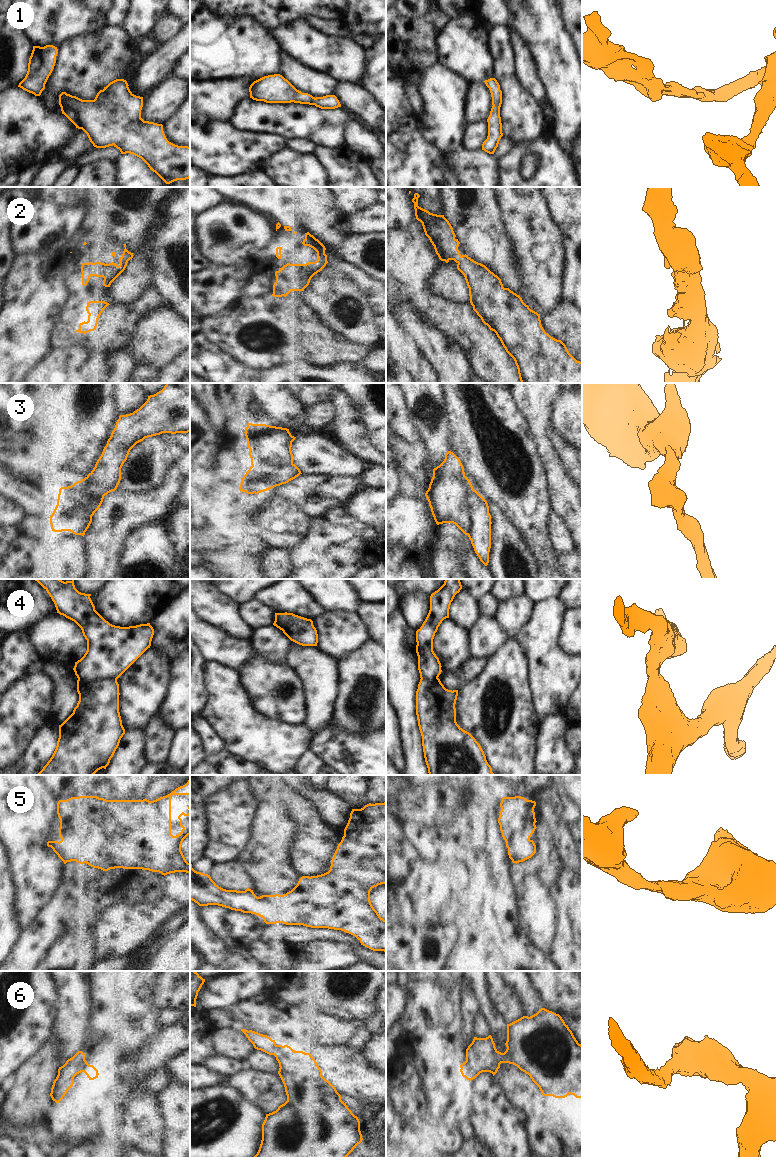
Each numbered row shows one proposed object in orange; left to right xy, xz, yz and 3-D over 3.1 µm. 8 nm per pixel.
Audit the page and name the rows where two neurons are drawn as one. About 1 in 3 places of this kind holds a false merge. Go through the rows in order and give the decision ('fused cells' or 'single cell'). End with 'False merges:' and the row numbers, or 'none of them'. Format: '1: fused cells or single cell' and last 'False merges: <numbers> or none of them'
1: single cell
2: single cell
3: fused cells
4: fused cells
5: single cell
6: single cell
False merges: 3, 4

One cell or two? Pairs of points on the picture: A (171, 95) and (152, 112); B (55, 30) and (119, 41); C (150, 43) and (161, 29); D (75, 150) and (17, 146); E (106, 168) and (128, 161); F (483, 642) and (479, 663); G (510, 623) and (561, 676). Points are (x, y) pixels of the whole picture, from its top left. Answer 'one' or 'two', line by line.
A: one
B: two
C: two
D: two
E: two
F: two
G: two

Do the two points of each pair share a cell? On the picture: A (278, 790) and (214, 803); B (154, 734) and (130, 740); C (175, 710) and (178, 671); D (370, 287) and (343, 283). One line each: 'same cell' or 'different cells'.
A: different cells
B: different cells
C: same cell
D: different cells

